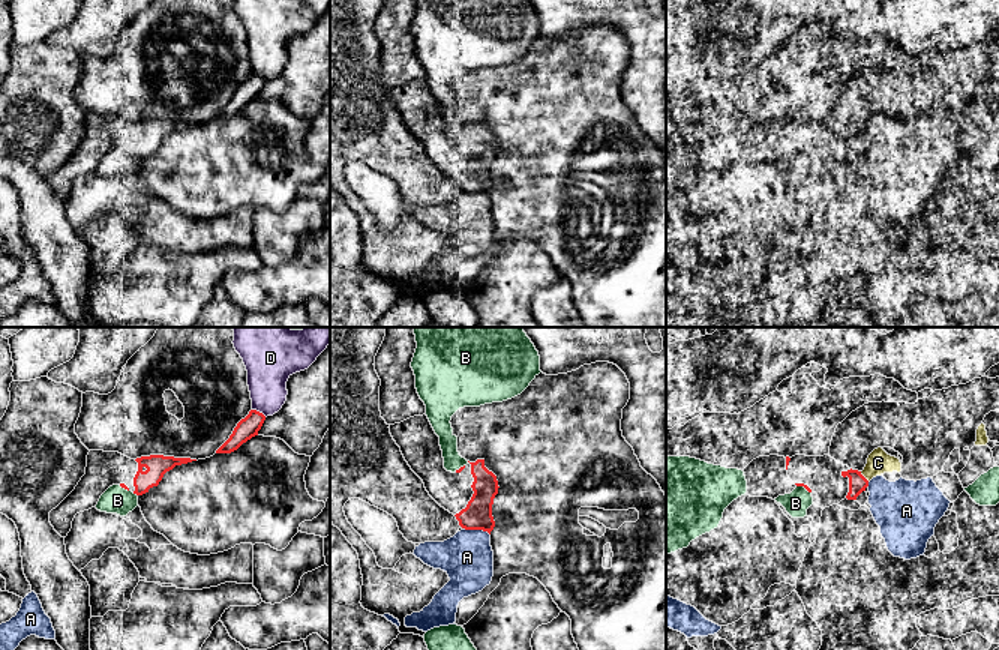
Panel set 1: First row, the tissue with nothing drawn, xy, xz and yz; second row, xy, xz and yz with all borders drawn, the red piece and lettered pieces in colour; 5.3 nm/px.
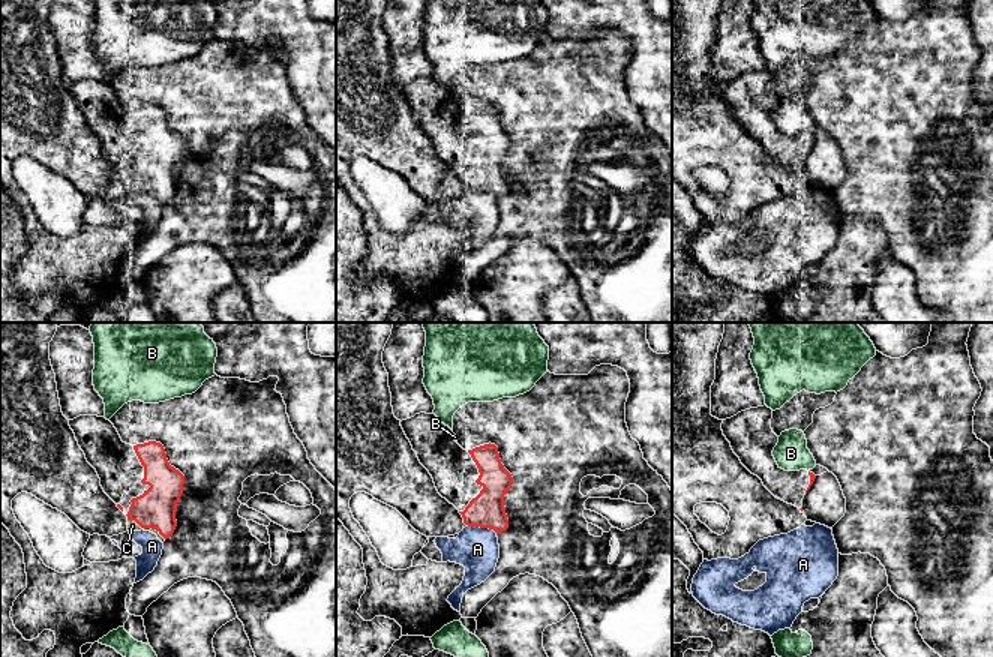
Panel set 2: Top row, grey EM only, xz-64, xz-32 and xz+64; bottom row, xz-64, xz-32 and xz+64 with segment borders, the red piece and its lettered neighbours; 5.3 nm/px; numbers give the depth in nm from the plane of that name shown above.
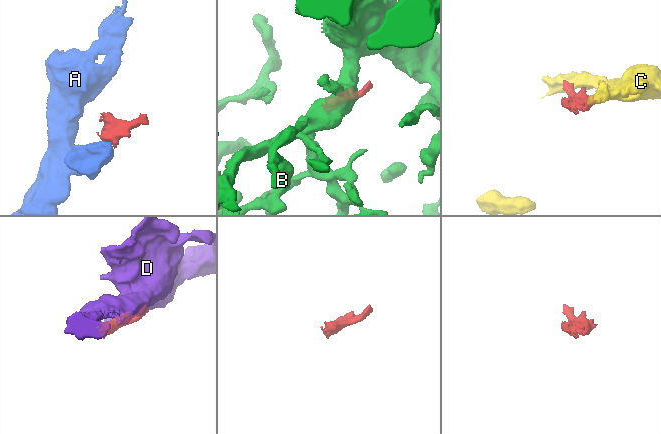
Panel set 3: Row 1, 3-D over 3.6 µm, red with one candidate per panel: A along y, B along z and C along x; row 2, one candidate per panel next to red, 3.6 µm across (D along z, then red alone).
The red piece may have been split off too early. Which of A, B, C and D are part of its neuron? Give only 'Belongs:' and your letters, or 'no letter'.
Belongs: C

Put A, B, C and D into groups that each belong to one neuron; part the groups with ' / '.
A / B / C / D

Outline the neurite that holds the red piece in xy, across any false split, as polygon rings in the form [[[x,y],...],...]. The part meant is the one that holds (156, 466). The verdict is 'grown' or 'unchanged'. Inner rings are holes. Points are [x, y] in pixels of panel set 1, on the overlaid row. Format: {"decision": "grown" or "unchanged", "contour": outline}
{"decision": "grown", "contour": [[[90,450],[86,474],[75,489],[50,512],[50,522],[62,537],[66,537],[75,515],[96,507],[100,495],[110,486],[120,485],[142,495],[158,486],[166,471],[192,461],[196,459],[164,455],[130,459],[118,452]]]}

